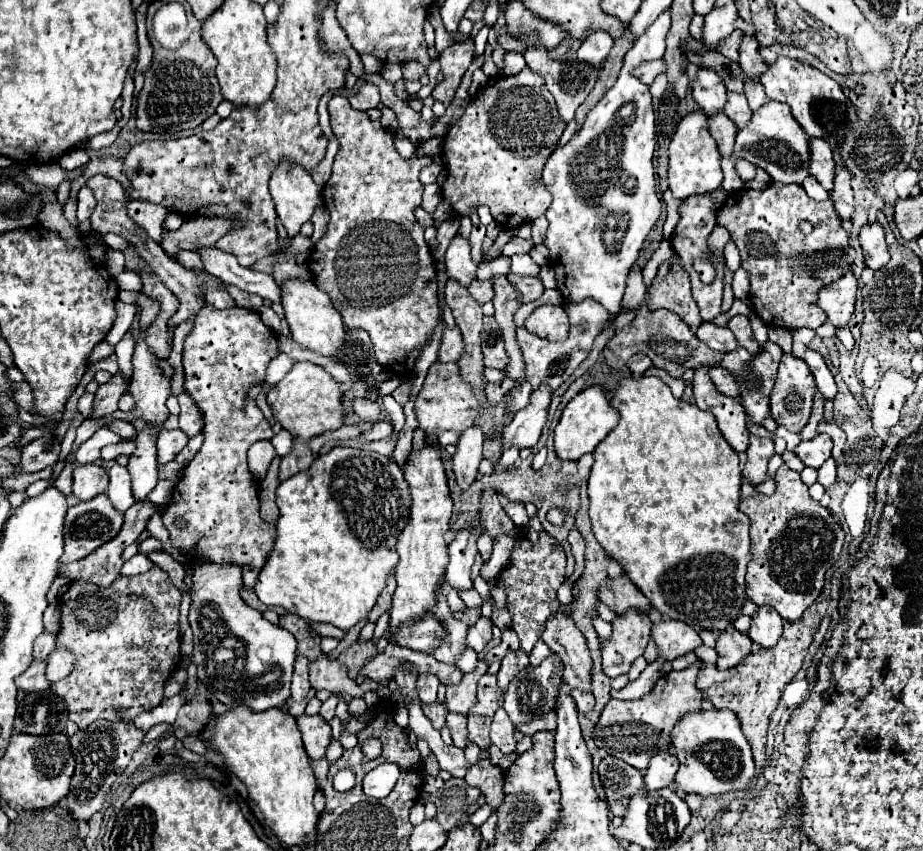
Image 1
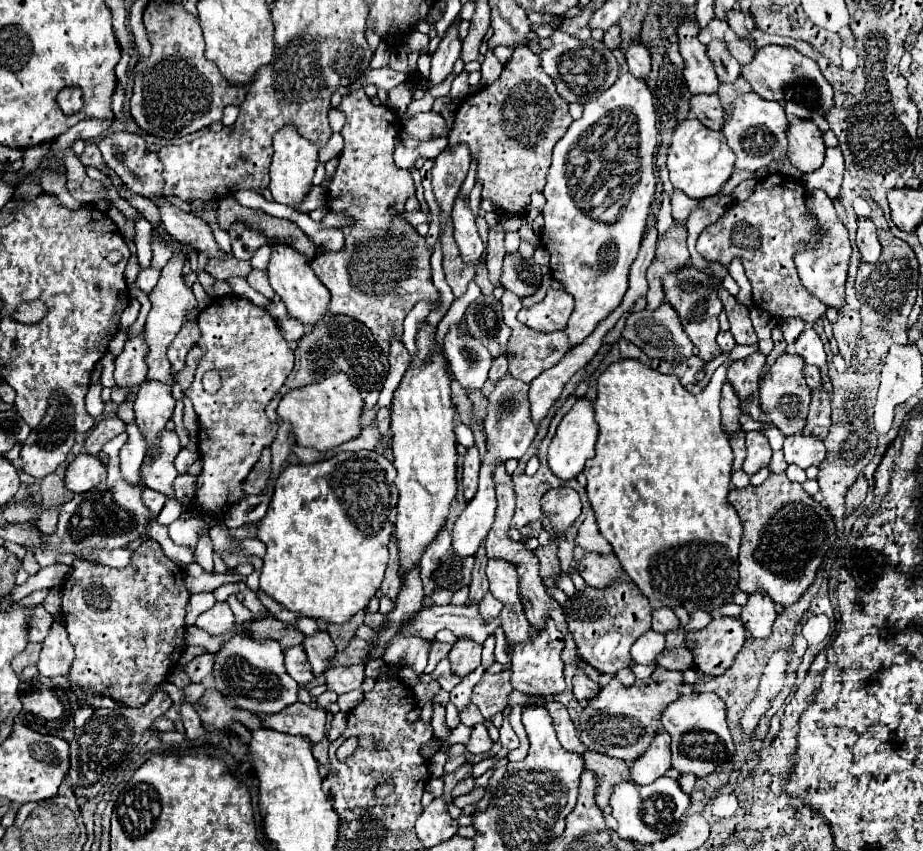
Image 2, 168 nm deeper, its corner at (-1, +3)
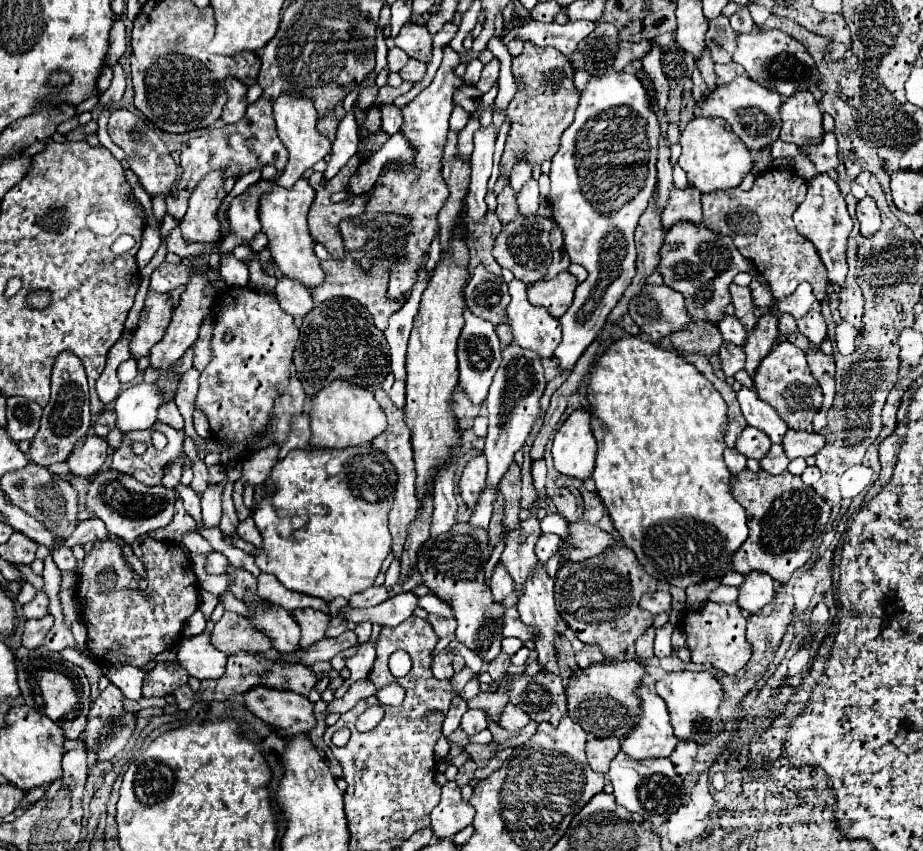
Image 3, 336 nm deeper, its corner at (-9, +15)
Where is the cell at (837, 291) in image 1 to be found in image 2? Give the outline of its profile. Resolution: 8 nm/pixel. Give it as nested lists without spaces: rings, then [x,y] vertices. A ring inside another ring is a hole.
[[[807,190],[807,212],[817,220],[817,242],[813,246],[805,246],[795,254],[795,266],[799,270],[799,278],[803,286],[817,296],[823,304],[833,308],[843,308],[845,304],[845,280],[851,256],[851,244],[845,224],[839,220],[831,198],[823,190]]]

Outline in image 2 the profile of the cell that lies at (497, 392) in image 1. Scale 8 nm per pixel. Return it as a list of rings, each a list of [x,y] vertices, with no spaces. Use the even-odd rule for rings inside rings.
[[[499,354],[499,356],[493,358],[493,366],[489,370],[489,380],[491,382],[497,382],[505,374],[507,374],[507,356],[505,354]]]

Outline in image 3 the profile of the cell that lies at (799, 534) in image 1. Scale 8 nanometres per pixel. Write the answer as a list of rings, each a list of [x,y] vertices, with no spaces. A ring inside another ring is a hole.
[[[745,470],[745,472],[739,474],[735,486],[731,488],[731,494],[745,508],[747,524],[749,524],[749,536],[733,556],[735,570],[739,574],[743,574],[743,576],[747,576],[749,572],[765,572],[779,584],[789,582],[793,572],[799,570],[801,566],[805,566],[805,562],[811,558],[815,540],[823,534],[825,524],[827,524],[827,520],[831,516],[829,504],[813,488],[805,486],[801,476],[793,476],[789,470],[785,470],[785,472],[777,474],[777,476],[769,474],[765,470],[759,470],[759,472]]]

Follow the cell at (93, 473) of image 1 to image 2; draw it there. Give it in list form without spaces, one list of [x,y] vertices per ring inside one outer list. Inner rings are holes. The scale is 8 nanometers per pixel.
[[[79,454],[67,466],[65,486],[71,492],[89,492],[93,486],[101,484],[107,476],[105,464],[91,454]]]

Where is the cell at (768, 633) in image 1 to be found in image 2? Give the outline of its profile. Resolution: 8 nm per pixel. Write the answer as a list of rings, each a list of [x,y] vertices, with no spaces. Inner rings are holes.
[[[753,592],[749,594],[749,600],[745,606],[741,606],[739,620],[755,638],[767,638],[771,634],[771,626],[775,622],[775,604],[771,596],[765,592]]]

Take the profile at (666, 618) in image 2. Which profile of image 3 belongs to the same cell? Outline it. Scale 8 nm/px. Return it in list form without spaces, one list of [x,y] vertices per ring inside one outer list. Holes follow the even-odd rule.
[[[657,590],[657,592],[653,592],[653,594],[645,594],[639,604],[641,604],[641,608],[649,610],[651,614],[669,612],[669,610],[671,610],[671,594],[665,592],[665,590],[663,590],[663,592]]]

